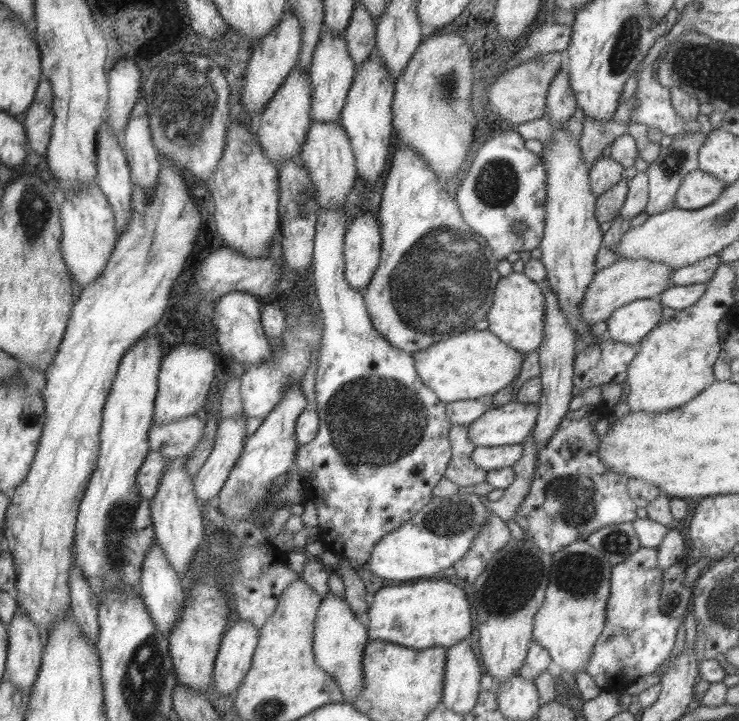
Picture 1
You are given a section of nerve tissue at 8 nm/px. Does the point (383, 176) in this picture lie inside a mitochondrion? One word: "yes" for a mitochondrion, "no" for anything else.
no

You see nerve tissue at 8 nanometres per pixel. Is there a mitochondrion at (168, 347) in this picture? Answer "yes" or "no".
no

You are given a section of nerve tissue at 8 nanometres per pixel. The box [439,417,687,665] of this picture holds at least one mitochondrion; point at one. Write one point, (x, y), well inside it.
(512, 582)

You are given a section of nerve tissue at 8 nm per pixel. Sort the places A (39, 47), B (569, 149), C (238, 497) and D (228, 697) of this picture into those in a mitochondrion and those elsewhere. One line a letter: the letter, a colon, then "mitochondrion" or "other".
A: other
B: other
C: mitochondrion
D: other

